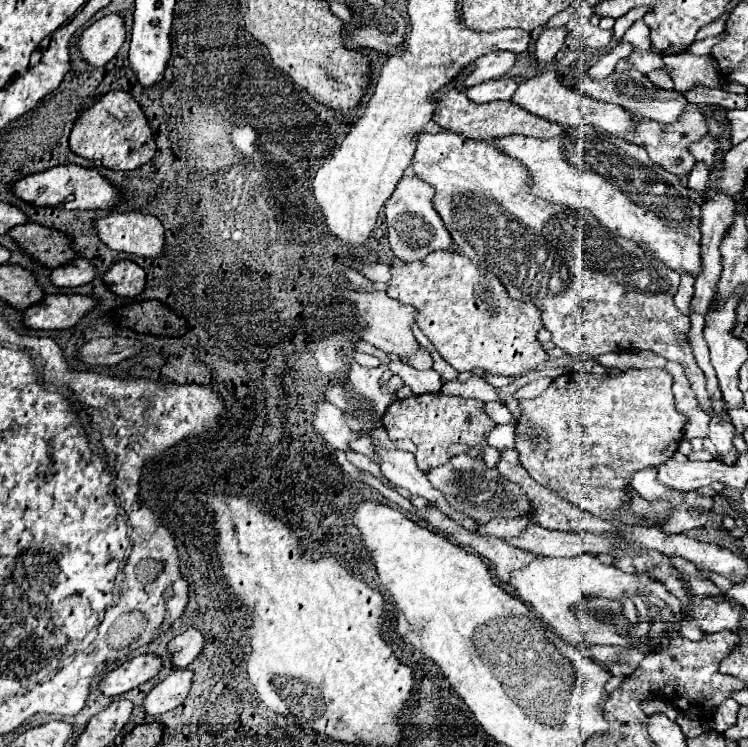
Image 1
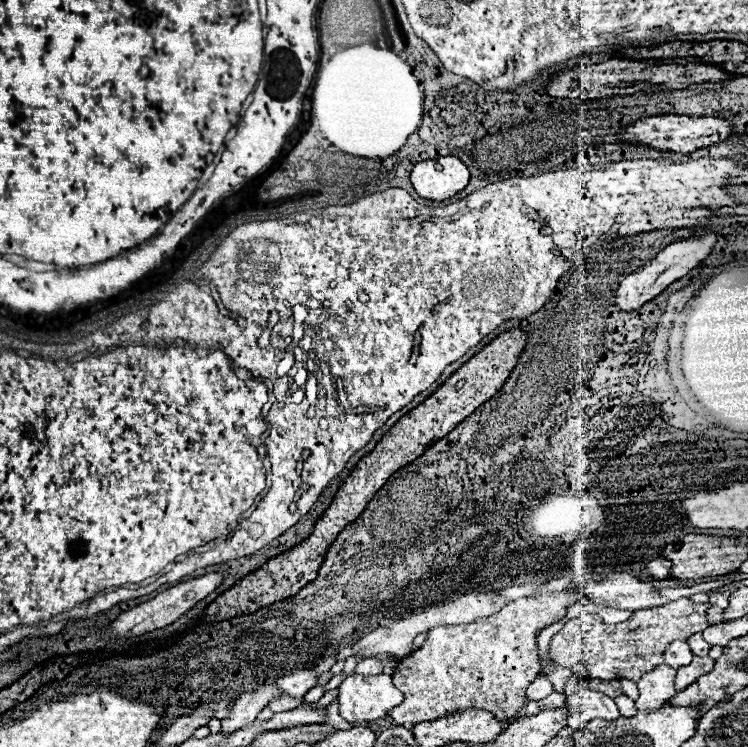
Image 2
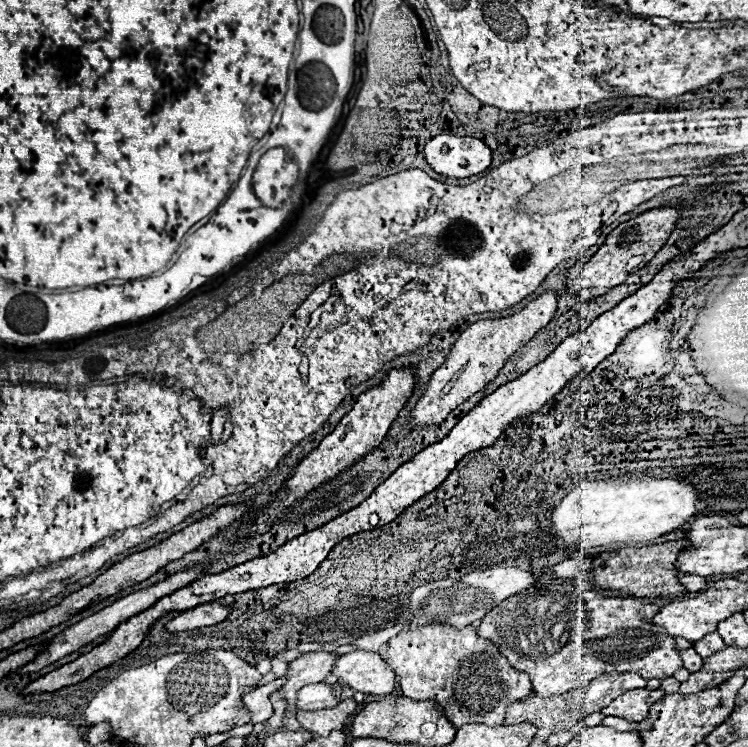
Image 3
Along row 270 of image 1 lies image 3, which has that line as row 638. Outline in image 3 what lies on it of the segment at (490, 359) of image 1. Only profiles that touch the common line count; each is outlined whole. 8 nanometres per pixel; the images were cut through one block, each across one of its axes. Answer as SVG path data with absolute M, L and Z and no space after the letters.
M428 624L400 632L386 644L382 658L392 666L406 698L436 700L456 728L464 724L504 724L506 706L532 694L528 674L512 668L490 640L478 636L474 624L460 630L448 624Z

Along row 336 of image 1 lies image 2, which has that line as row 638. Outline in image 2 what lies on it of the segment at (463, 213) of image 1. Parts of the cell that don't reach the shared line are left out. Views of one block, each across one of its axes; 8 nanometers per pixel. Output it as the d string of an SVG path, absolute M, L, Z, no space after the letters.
M680 598L680 600L674 600L674 602L666 604L666 606L638 610L626 622L616 624L616 626L608 626L608 624L602 624L598 620L592 622L592 624L582 622L582 620L568 620L564 624L564 628L558 634L554 634L554 638L552 638L550 656L558 666L568 668L578 678L588 678L588 680L598 678L598 680L604 680L604 682L628 678L628 680L638 682L656 662L662 662L662 654L664 654L664 650L668 648L670 642L688 640L692 634L702 632L702 630L706 630L710 626L708 620L706 620L708 610L710 610L708 602L706 604L692 604L688 598Z

